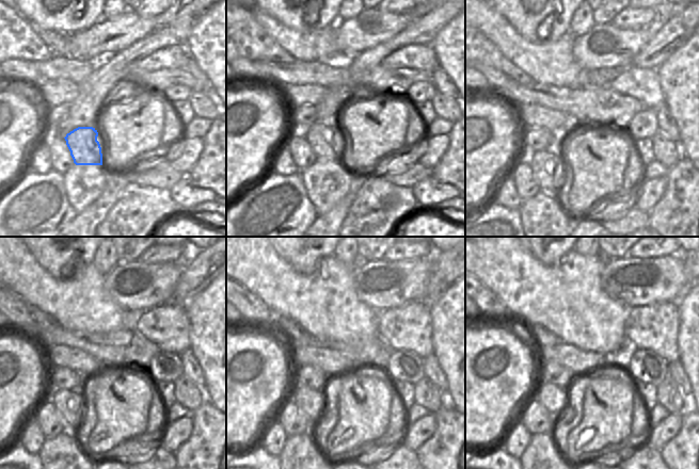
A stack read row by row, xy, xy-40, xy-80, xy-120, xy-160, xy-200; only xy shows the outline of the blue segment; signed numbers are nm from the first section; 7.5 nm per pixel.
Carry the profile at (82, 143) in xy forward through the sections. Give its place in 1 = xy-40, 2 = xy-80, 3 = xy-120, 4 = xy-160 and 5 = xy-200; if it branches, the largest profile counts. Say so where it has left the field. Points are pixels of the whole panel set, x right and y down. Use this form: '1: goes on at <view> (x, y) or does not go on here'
1: goes on at xy-40 (322, 140)
2: goes on at xy-80 (544, 166)
3: goes on at xy-120 (70, 405)
4: goes on at xy-160 (311, 402)
5: goes on at xy-200 (553, 398)

